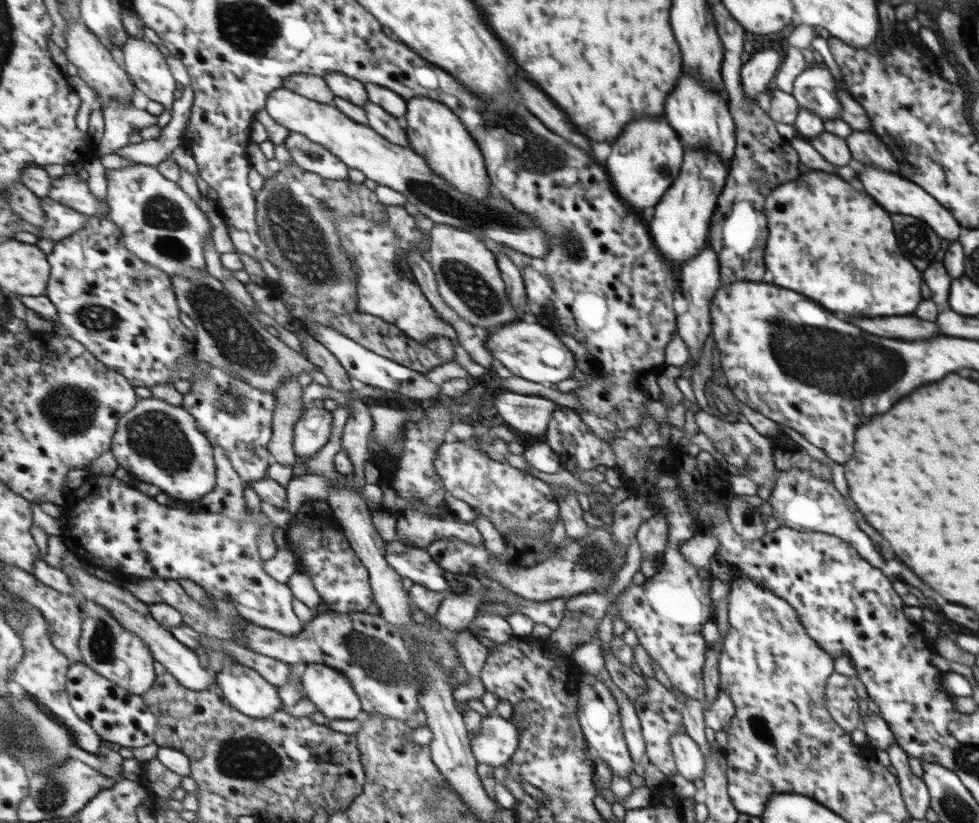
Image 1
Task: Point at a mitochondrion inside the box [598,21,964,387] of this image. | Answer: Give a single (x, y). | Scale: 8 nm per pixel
(915, 237)

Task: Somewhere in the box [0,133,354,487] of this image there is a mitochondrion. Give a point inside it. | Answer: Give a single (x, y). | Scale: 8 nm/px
(297, 234)

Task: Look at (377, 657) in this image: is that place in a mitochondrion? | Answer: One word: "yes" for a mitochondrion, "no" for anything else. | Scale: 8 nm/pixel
yes

